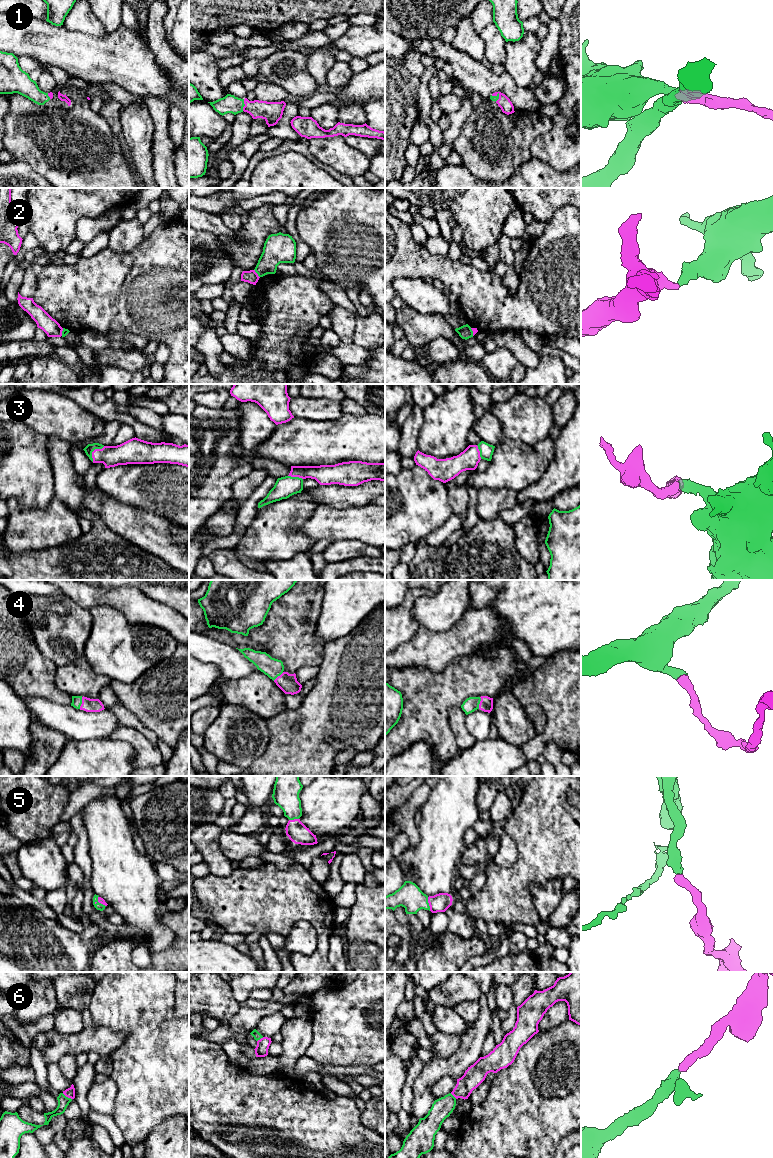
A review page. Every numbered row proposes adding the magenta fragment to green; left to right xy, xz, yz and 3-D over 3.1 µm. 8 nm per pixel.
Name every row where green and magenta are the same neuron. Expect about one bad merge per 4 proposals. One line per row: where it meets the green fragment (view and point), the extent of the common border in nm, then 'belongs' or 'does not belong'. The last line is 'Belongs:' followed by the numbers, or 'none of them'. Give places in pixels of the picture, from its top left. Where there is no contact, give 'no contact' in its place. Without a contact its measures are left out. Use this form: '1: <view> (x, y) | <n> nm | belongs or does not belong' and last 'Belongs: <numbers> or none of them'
1: xz (244, 105) | 100 nm | belongs
2: xz (256, 272) | 80 nm | does not belong
3: xy (93, 450) | 160 nm | belongs
4: xy (81, 703) | 100 nm | belongs
5: yz (428, 904) | 110 nm | belongs
6: xy (67, 1097) | 90 nm | belongs
Belongs: 1, 3, 4, 5, 6

